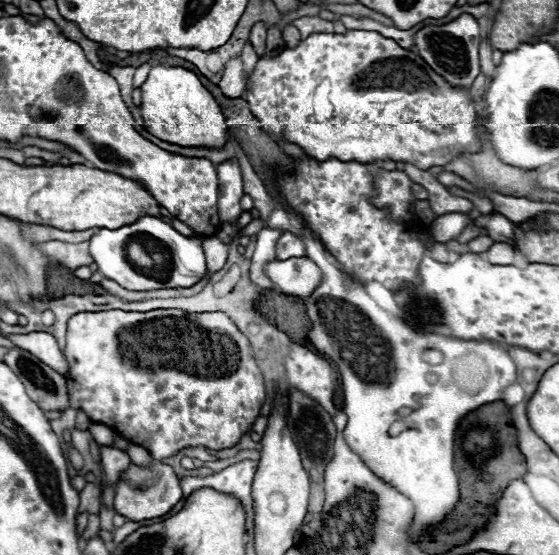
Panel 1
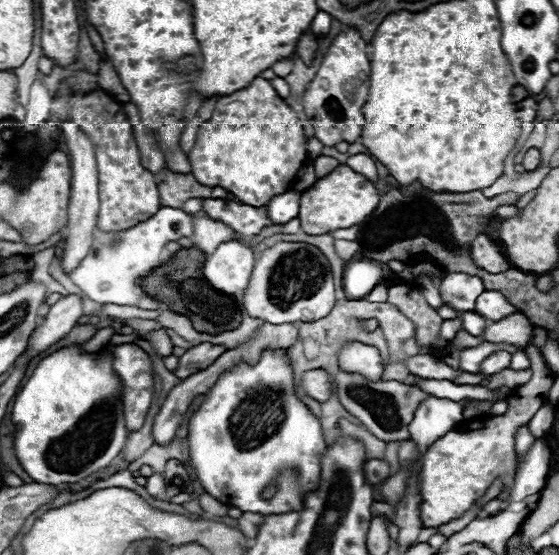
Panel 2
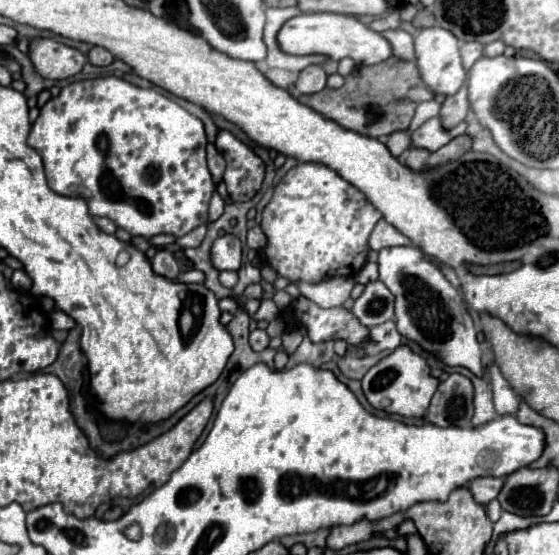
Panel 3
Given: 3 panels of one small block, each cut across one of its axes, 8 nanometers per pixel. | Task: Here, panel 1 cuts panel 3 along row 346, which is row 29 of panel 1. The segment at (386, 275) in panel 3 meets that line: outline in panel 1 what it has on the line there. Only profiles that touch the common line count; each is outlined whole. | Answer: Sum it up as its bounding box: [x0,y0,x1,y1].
[414,14,480,88]

